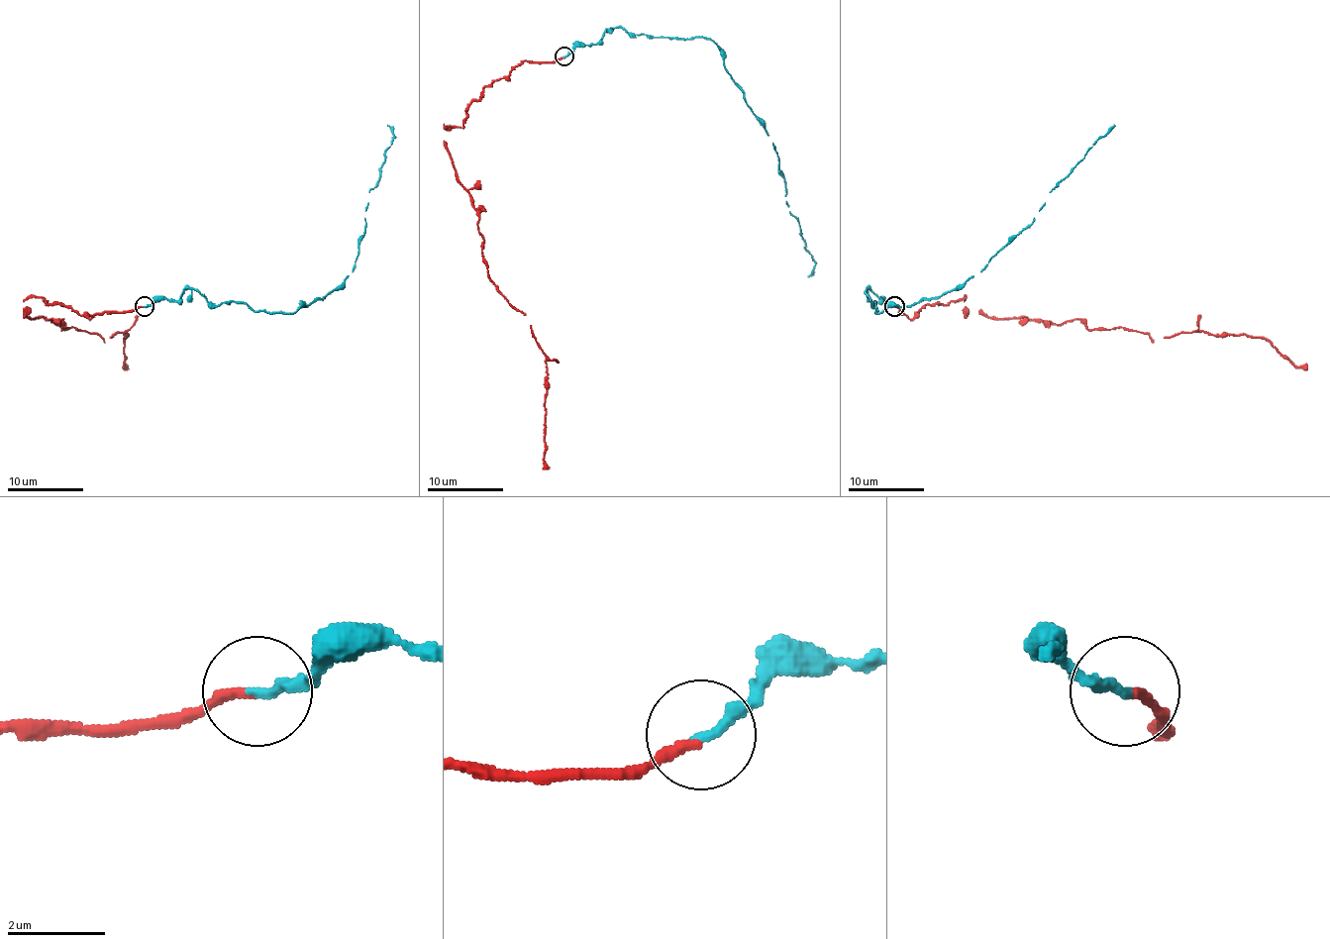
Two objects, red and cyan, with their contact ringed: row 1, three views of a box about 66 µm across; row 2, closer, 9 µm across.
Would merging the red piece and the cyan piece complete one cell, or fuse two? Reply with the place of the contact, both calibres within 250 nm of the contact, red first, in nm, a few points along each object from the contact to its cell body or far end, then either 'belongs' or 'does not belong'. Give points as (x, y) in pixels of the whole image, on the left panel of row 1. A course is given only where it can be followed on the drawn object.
place (144, 306); calibres 200 and 240 nm; course red (144, 306), (90, 319), (41, 296), (24, 302), (32, 319), (105, 342), (127, 332), (128, 368); course cyan (144, 306), (187, 288), (255, 311), (293, 313), (322, 298), (353, 271), (394, 139), (387, 125); belongs

